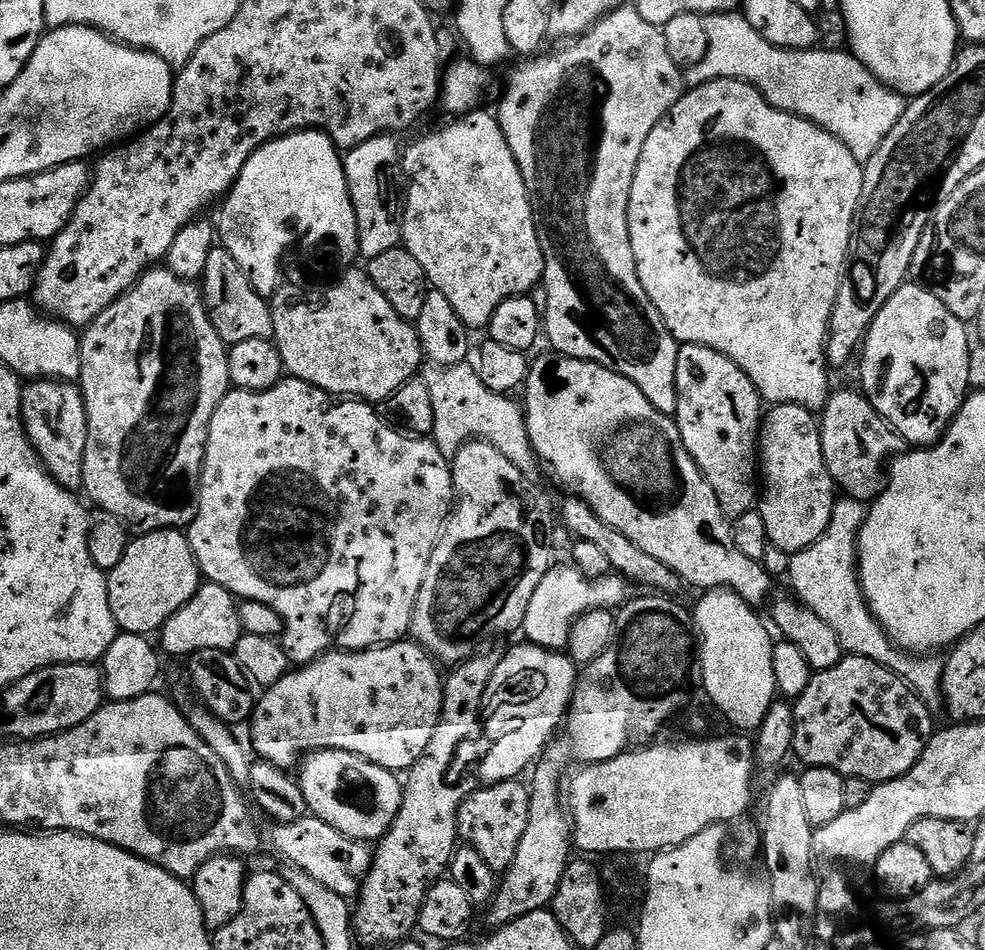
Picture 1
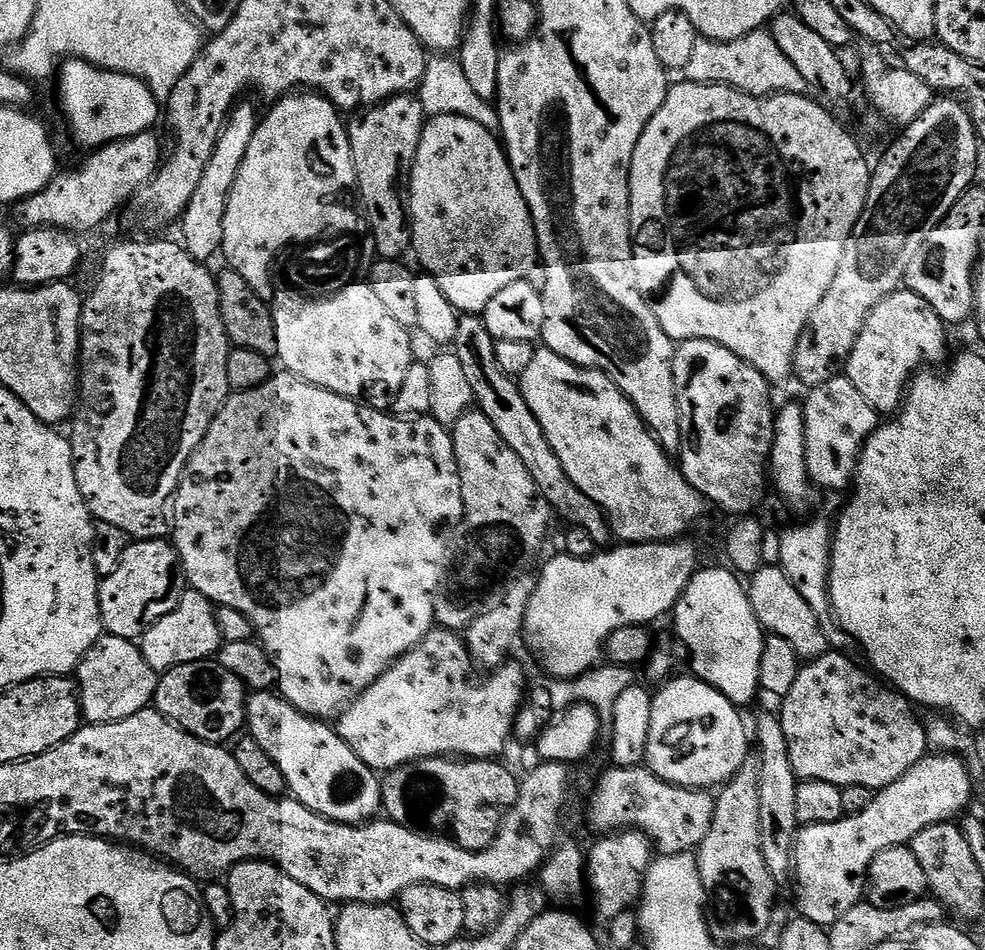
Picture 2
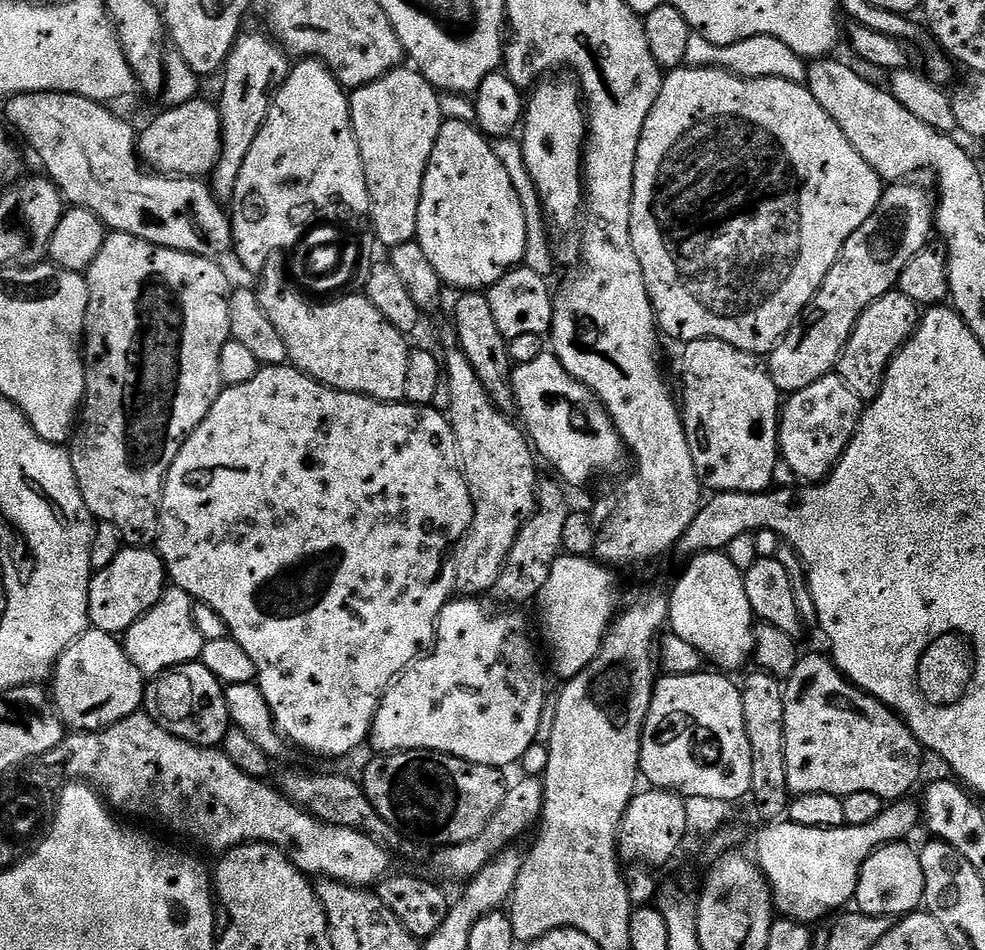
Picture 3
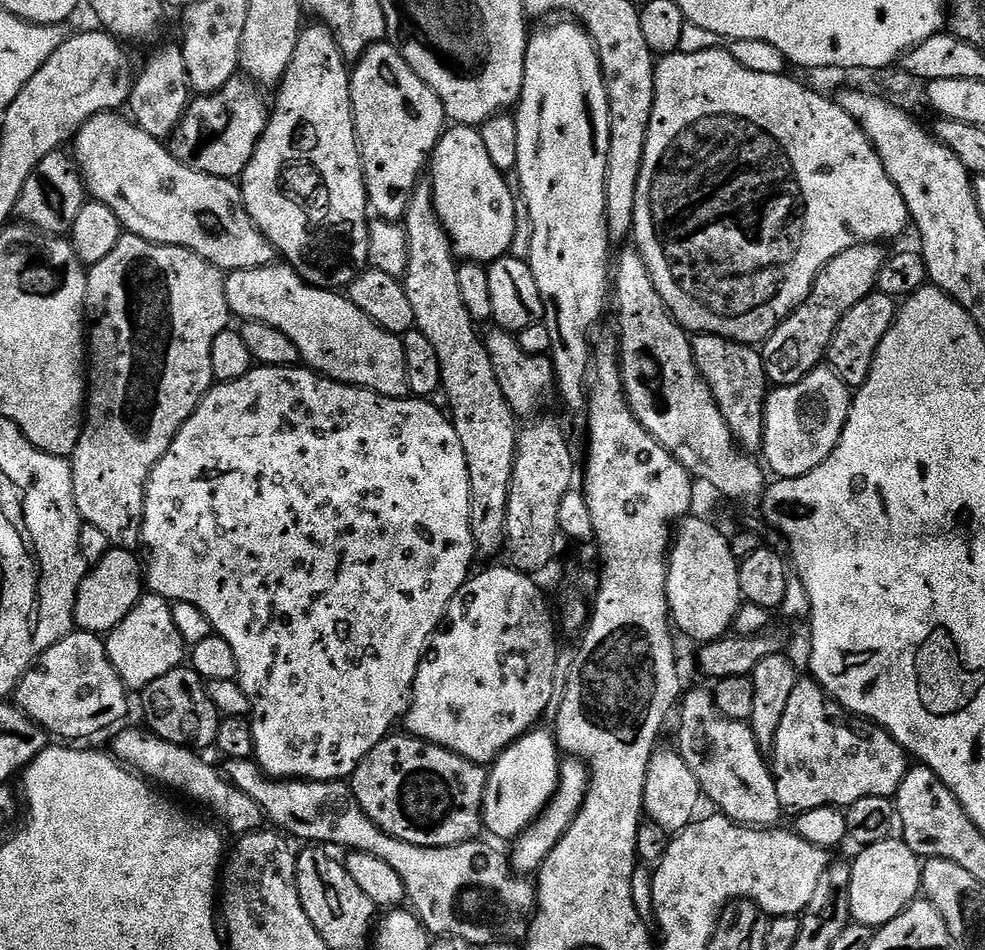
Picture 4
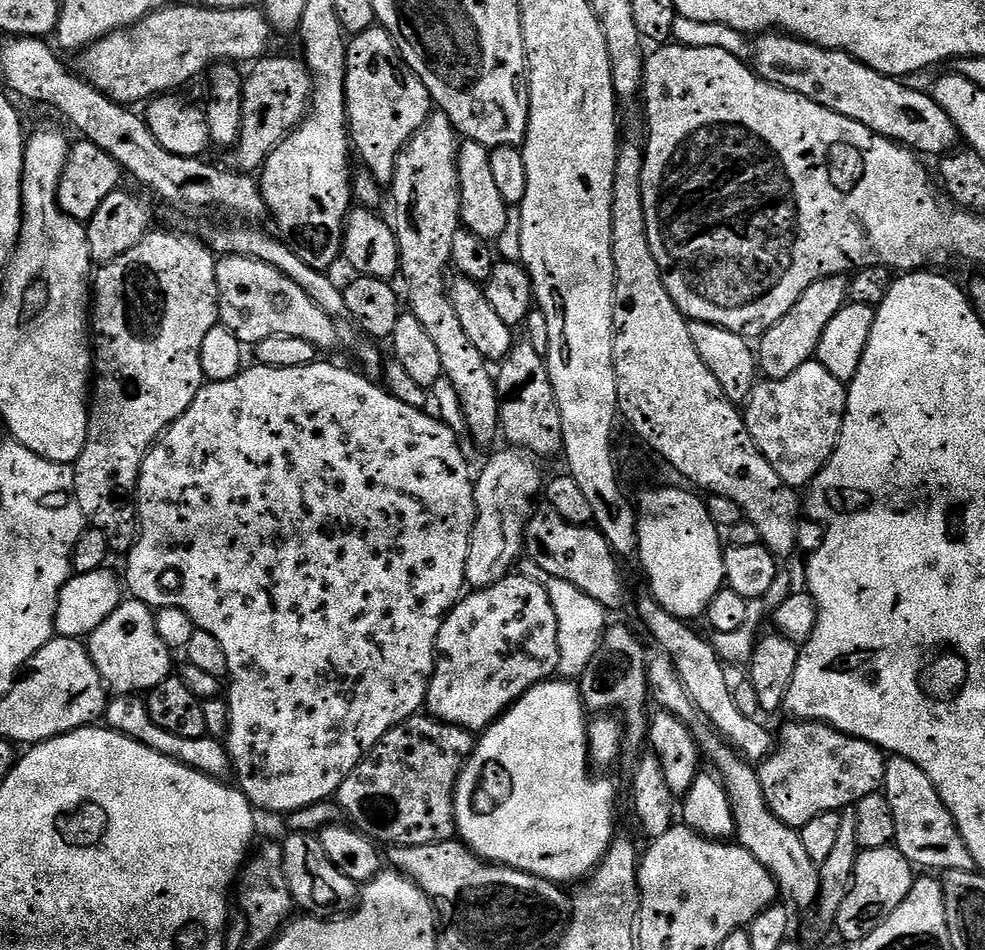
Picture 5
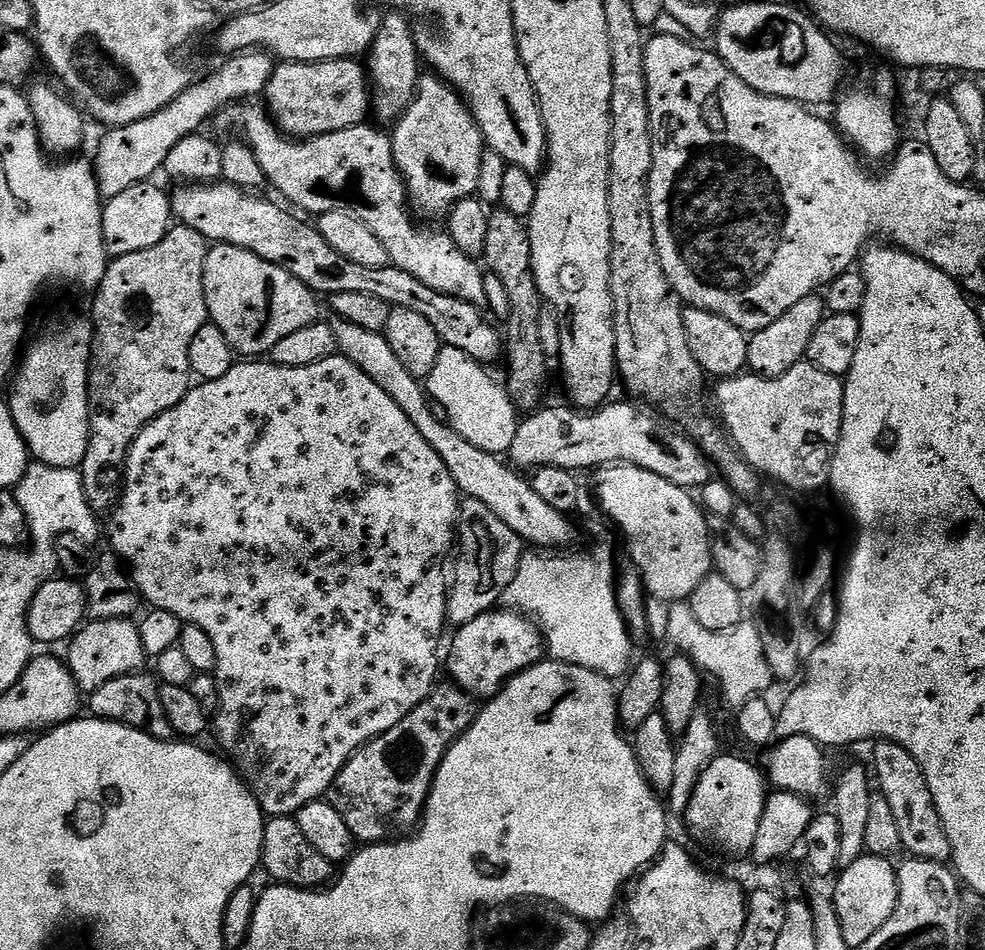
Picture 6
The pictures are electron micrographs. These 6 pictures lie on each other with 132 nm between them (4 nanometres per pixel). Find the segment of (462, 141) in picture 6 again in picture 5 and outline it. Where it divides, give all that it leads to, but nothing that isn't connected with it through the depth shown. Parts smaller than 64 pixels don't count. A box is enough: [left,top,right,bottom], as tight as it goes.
[390,110,501,444]

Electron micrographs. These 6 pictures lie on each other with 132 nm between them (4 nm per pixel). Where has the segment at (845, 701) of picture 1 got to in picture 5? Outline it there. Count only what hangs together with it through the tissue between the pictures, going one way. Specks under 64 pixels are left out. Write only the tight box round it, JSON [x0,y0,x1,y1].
[758,719,888,830]

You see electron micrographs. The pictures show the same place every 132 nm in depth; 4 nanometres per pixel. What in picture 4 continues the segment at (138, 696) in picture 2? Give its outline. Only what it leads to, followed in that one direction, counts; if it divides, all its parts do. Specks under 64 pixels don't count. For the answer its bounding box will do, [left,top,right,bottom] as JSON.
[14,630,129,742]

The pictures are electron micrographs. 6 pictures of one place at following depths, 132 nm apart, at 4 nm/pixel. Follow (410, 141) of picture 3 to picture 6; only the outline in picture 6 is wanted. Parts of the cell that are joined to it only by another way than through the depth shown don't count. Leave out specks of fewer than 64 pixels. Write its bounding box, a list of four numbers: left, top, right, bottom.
[366,10,422,122]

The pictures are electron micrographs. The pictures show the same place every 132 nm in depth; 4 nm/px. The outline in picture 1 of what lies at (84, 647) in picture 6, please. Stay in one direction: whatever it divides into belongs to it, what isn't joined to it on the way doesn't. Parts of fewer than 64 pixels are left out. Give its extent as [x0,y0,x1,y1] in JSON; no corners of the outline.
[158,583,241,658]

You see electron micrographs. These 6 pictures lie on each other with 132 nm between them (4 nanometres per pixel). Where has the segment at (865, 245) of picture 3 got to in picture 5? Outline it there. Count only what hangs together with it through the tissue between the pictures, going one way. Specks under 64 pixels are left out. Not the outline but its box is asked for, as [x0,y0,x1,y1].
[758,275,849,379]

